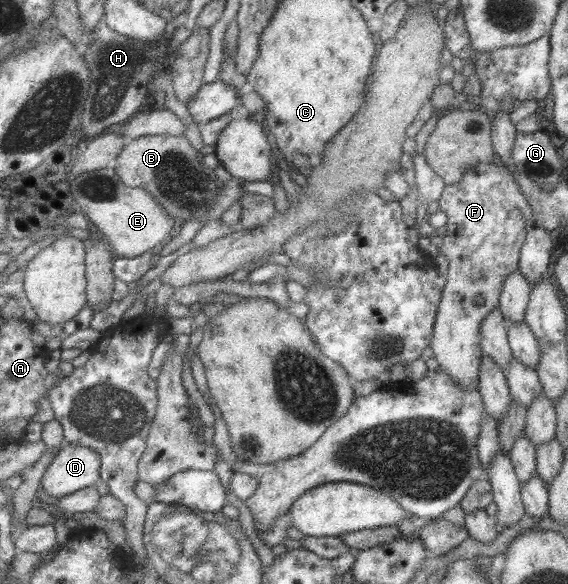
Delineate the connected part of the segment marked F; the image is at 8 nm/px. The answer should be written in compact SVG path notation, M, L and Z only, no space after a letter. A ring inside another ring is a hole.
M498 161L478 163L468 169L460 181L445 185L439 208L448 218L440 253L450 264L438 303L431 348L442 371L462 389L472 389L479 385L483 357L480 324L484 316L499 306L506 276L519 270L520 252L528 235L532 208L526 194L518 188L514 174ZM514 208L522 211L521 219L510 219L510 210ZM476 273L480 279L474 278ZM476 297L482 297L484 302L476 304Z

